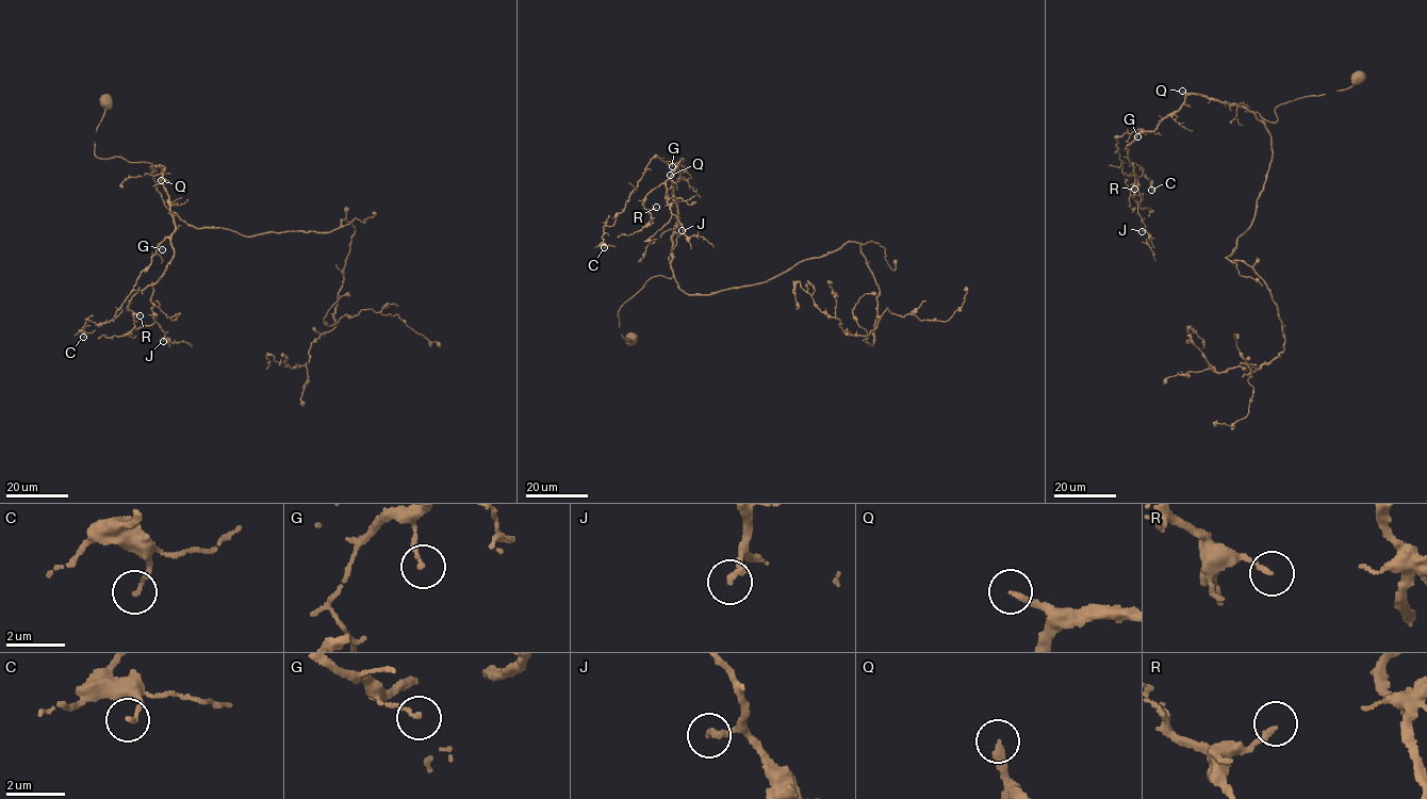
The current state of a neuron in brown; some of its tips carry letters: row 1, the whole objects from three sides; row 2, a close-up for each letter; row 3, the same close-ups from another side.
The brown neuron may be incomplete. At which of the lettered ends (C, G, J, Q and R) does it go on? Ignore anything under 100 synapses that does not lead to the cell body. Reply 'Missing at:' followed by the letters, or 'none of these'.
Missing at: Q

